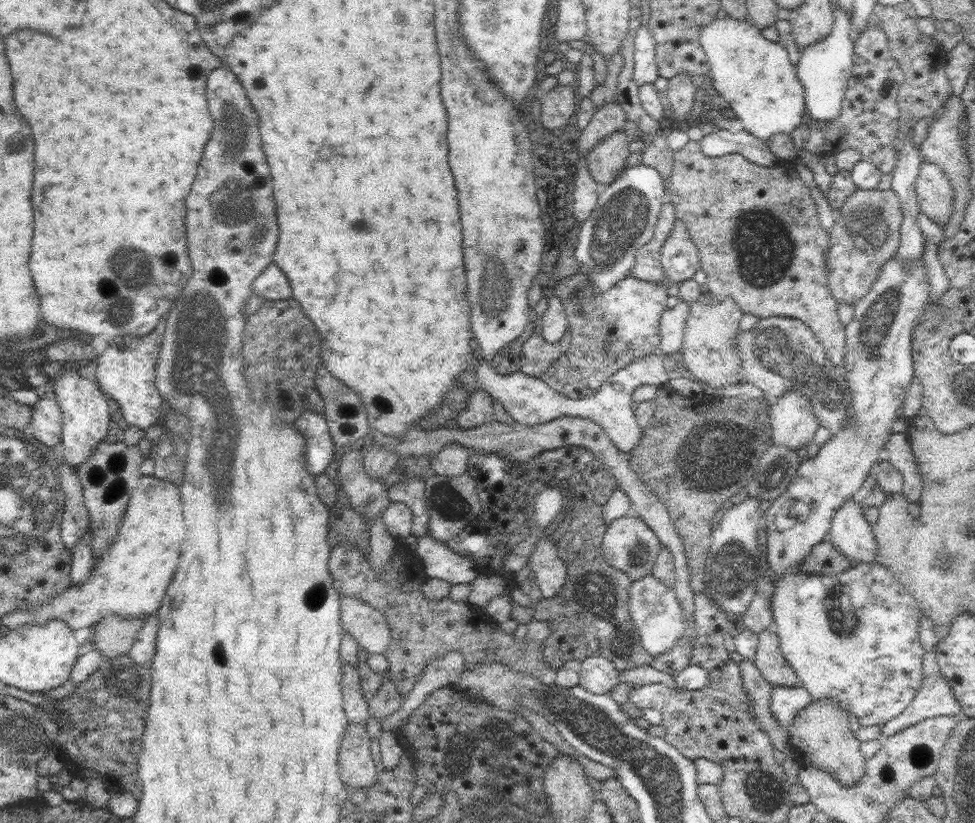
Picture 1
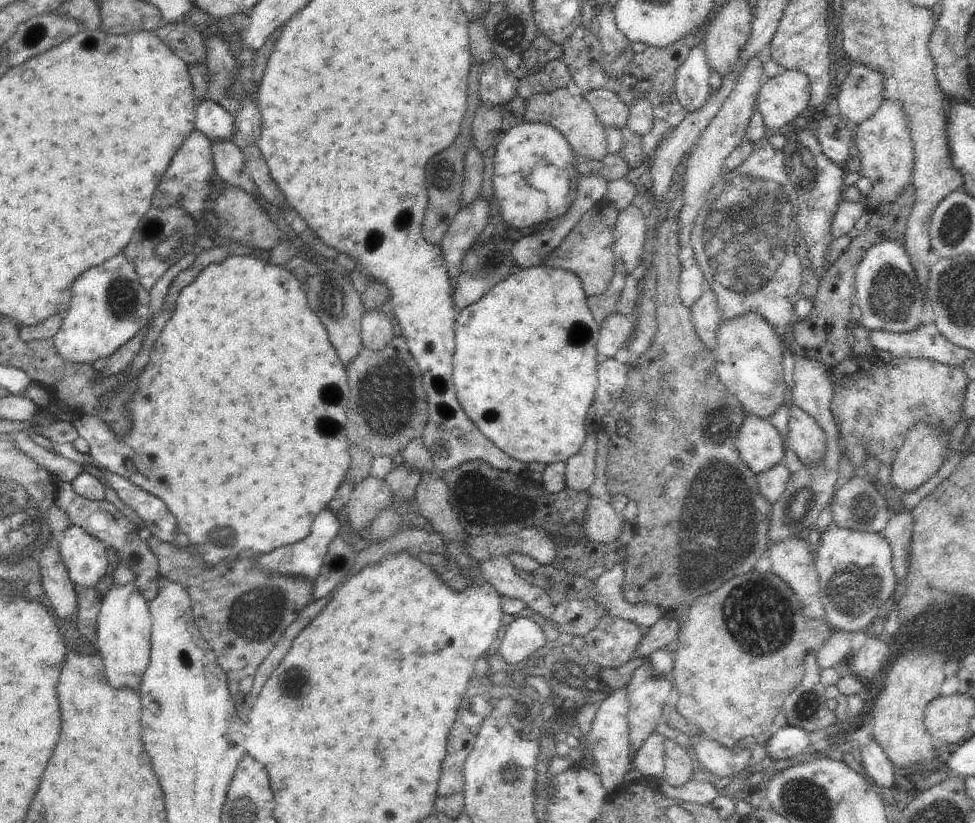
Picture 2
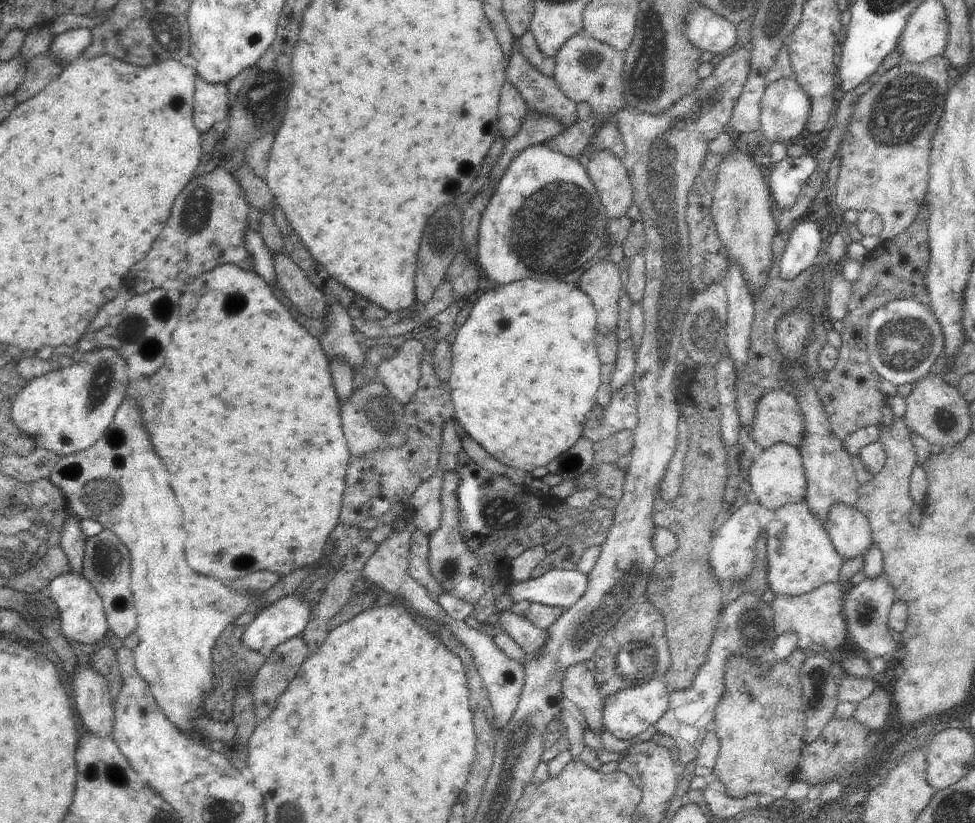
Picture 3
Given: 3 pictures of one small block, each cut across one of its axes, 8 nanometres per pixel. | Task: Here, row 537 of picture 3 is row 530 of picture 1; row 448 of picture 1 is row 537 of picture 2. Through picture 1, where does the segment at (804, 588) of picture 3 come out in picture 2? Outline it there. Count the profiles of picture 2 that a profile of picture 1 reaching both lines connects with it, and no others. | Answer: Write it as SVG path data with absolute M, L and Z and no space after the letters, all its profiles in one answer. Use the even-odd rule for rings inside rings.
M831 524L821 532L813 564L819 574L819 600L825 610L825 622L837 632L867 632L867 626L893 596L893 586L897 584L891 546L883 534Z

